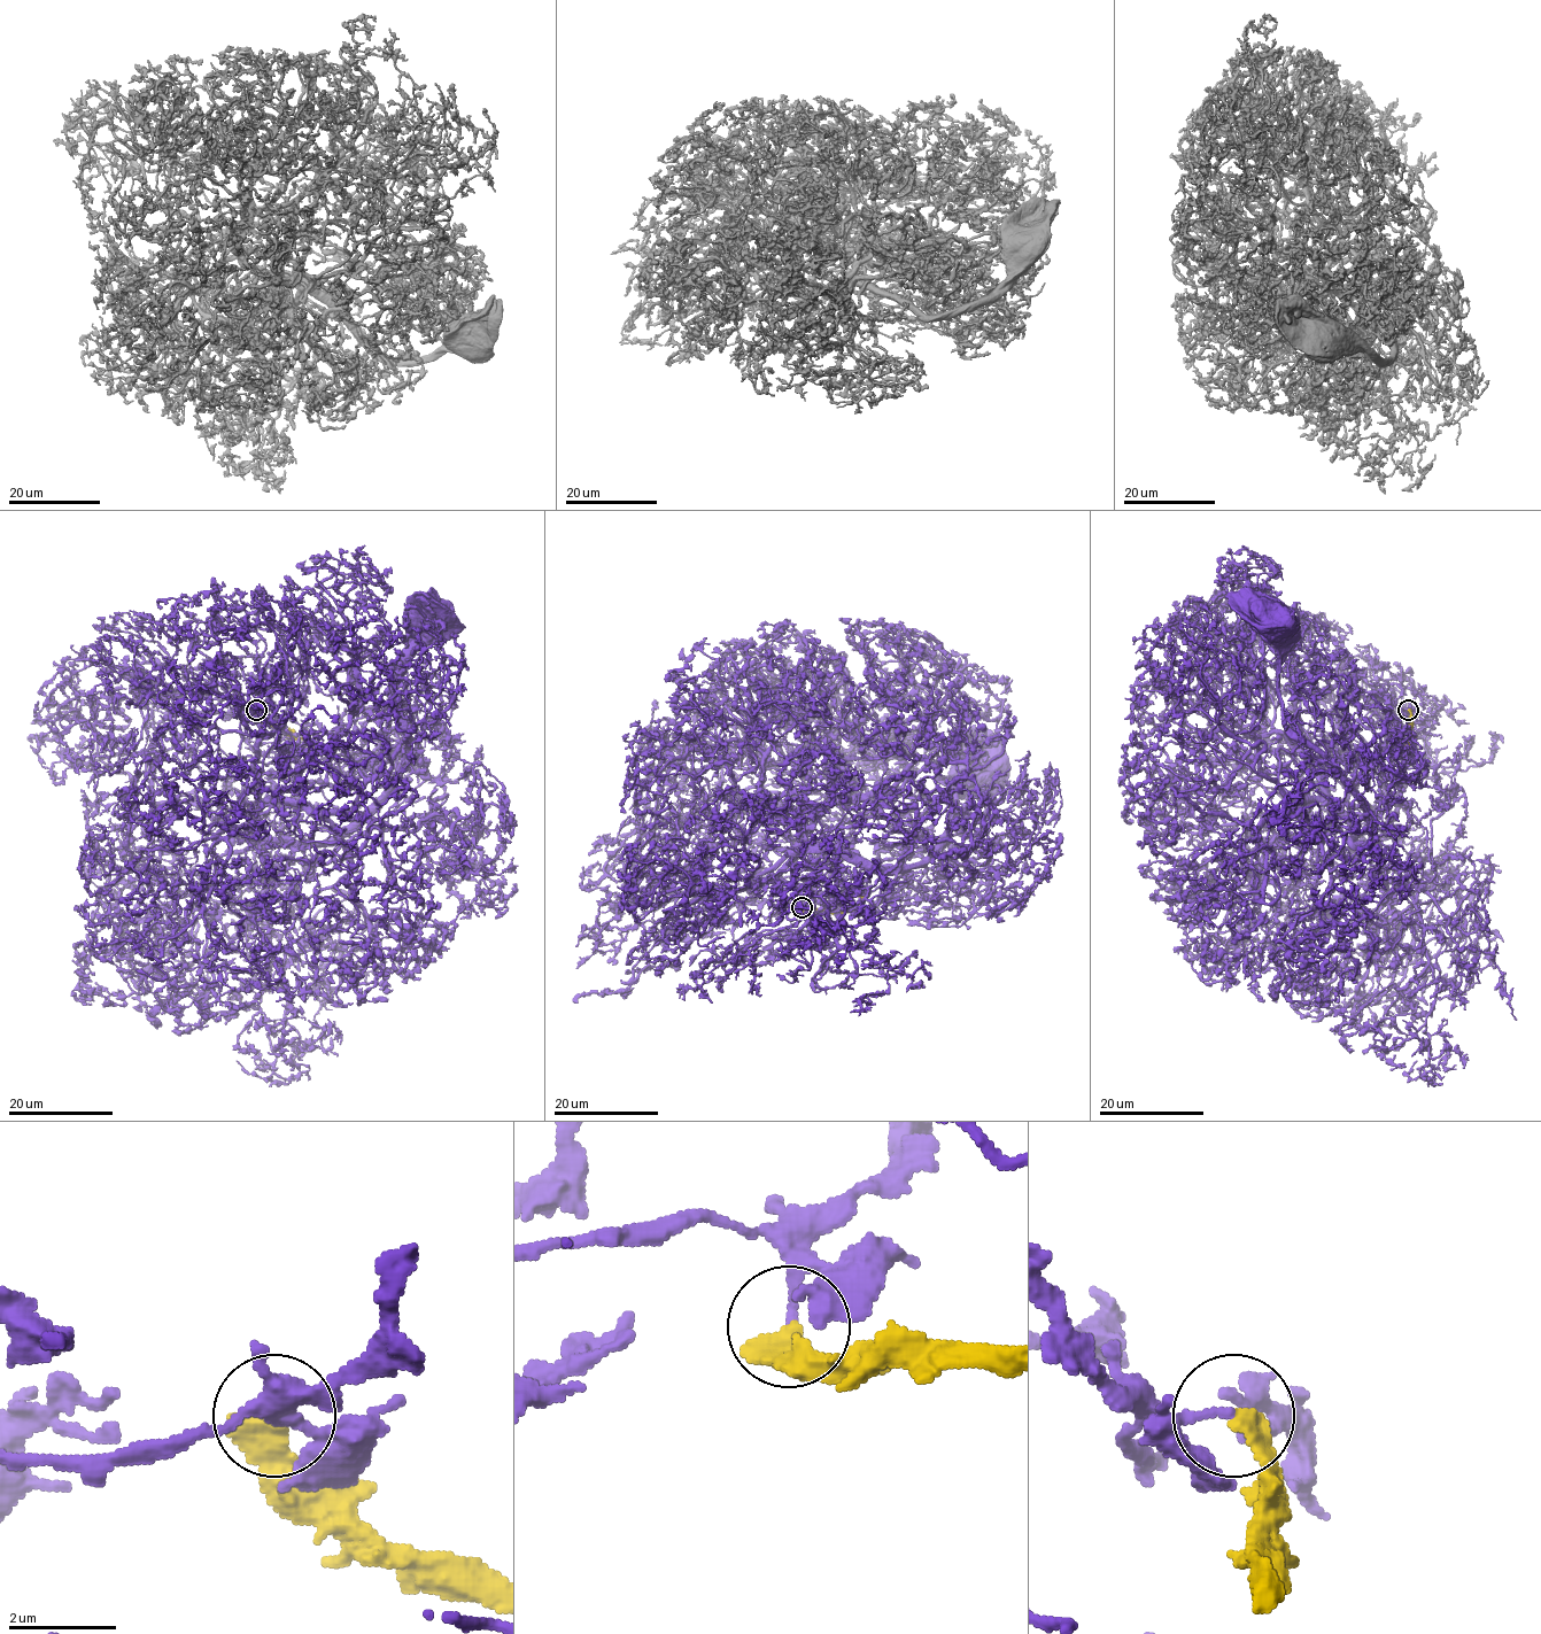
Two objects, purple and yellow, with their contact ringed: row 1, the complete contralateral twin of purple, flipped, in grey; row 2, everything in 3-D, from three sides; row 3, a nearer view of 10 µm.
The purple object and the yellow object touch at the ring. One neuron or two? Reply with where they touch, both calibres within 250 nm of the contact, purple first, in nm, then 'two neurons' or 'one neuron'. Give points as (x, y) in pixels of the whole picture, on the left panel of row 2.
place (256, 710); calibres 150 and 440 nm; two neurons

